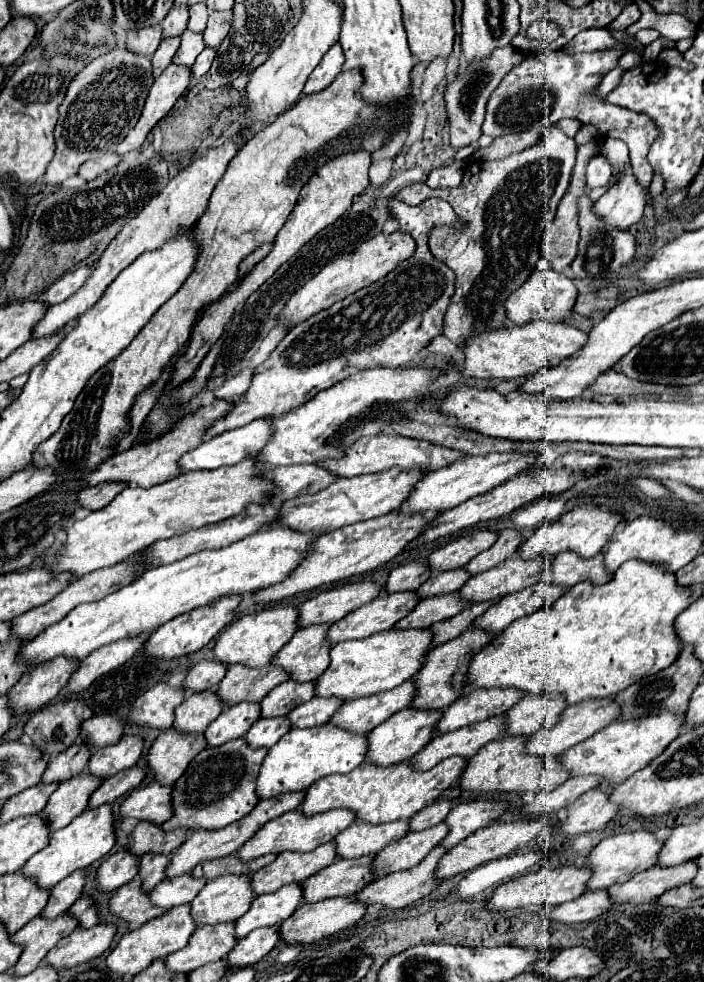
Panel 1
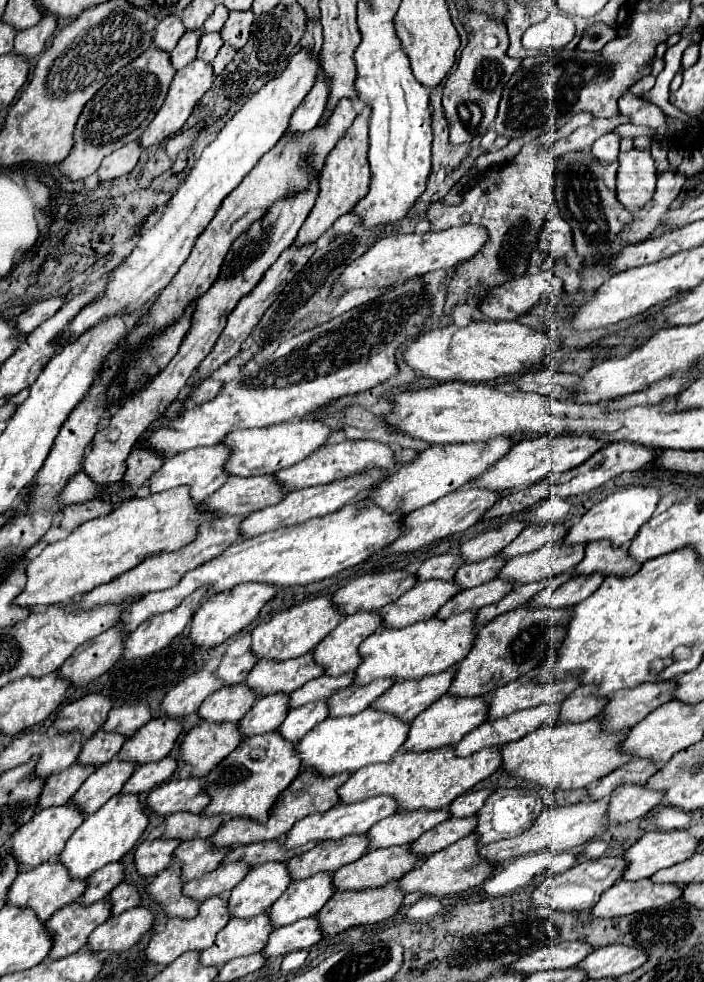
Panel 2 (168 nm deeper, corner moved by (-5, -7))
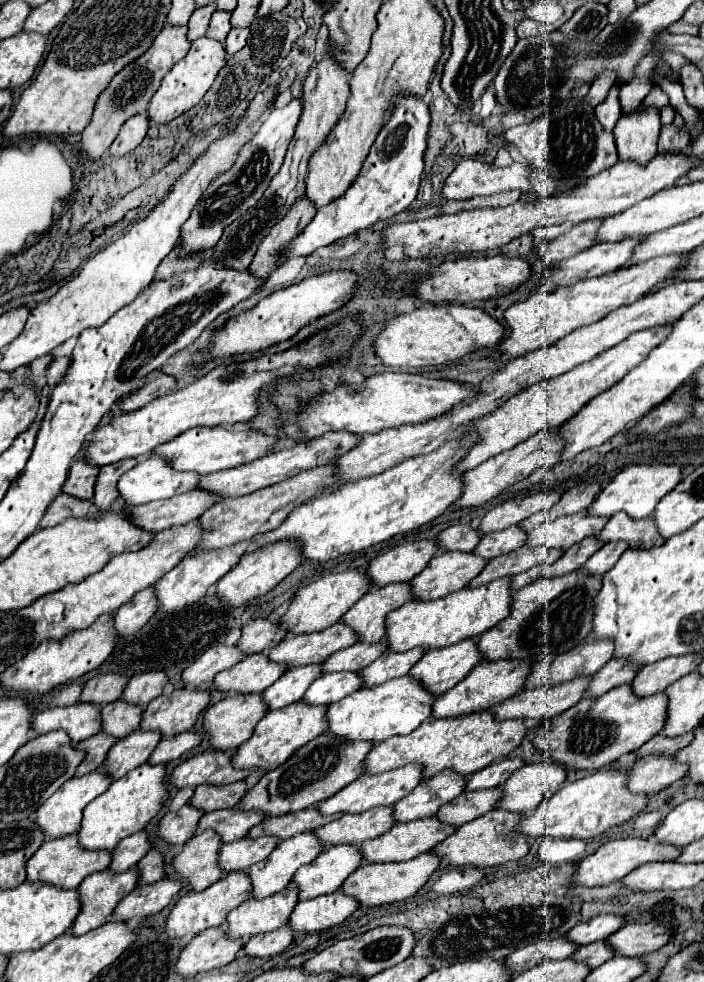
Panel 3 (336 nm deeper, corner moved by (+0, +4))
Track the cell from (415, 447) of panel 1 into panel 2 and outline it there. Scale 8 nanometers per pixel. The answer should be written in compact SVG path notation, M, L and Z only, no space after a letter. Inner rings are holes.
M345 440L339 444L327 444L321 446L317 452L301 460L299 464L293 464L281 472L275 474L275 482L281 486L283 494L309 488L309 486L319 486L319 484L329 484L329 480L339 480L341 476L353 476L353 472L363 472L365 468L385 468L393 460L393 450L387 444L375 442L375 440Z

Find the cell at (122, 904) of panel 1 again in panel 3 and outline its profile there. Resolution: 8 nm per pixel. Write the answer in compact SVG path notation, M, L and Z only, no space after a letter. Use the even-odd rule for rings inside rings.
M204 831L186 841L182 851L172 859L174 871L190 891L200 893L222 877L216 865L220 845L220 837L214 831Z

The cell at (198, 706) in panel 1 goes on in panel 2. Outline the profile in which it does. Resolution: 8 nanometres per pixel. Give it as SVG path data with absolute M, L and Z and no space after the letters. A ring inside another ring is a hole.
M245 684L223 686L205 698L199 714L207 722L239 722L241 716L253 708L257 698L257 692L249 690L249 686L245 688Z

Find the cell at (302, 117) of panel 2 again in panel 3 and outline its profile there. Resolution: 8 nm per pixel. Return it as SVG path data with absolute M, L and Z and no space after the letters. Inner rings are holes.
M294 97L284 107L272 109L270 115L258 127L256 135L240 151L236 165L210 183L204 197L192 209L190 219L182 227L182 237L180 237L180 241L184 243L182 255L190 255L190 253L196 253L202 249L212 249L218 243L224 227L228 227L232 221L242 217L242 213L246 213L250 207L254 207L258 203L258 199L266 191L270 179L278 173L278 169L284 161L286 149L294 137L294 129L298 125L298 121L300 121L300 113L302 113L302 97Z

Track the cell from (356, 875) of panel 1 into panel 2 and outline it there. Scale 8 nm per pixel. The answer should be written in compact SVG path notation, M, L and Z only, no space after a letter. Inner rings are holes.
M411 844L371 850L363 858L339 868L335 872L335 886L337 890L379 888L391 880L401 880L419 860L421 856L411 850Z

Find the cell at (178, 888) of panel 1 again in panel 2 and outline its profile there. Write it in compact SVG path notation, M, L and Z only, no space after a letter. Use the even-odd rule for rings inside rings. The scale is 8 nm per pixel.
M229 862L227 866L219 866L213 872L203 874L197 880L191 880L183 886L183 892L199 902L211 898L211 896L221 896L229 894L251 870L249 864L245 862Z

